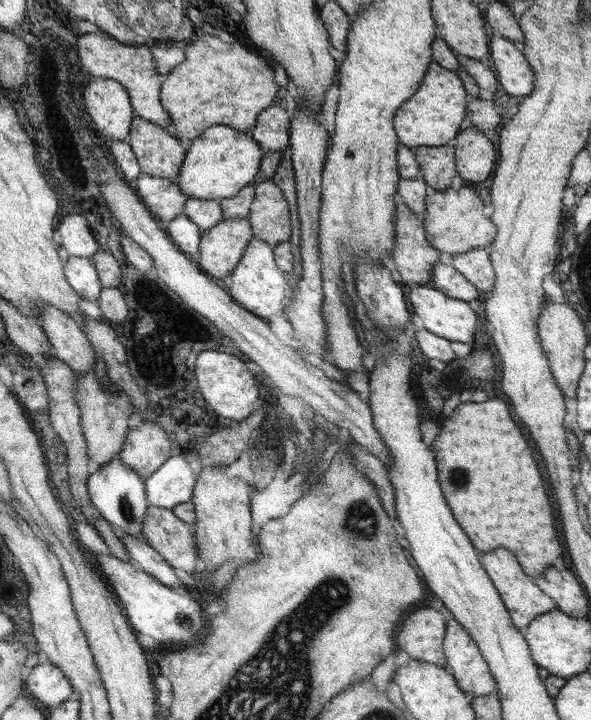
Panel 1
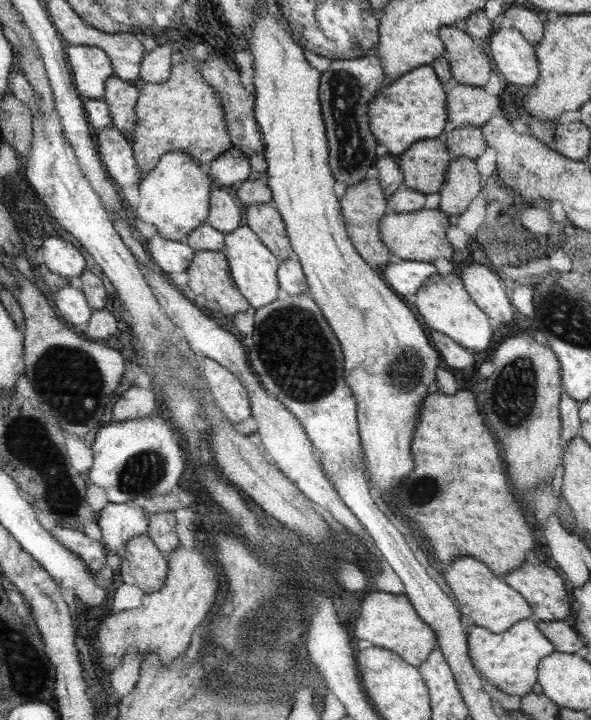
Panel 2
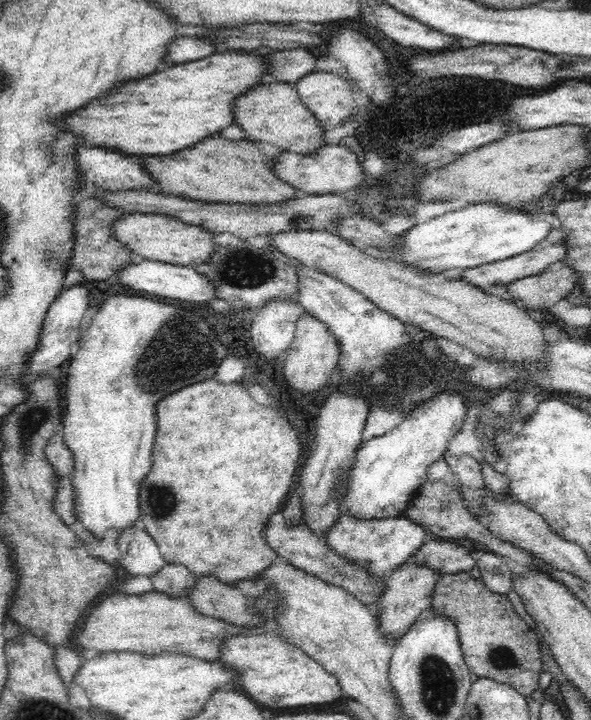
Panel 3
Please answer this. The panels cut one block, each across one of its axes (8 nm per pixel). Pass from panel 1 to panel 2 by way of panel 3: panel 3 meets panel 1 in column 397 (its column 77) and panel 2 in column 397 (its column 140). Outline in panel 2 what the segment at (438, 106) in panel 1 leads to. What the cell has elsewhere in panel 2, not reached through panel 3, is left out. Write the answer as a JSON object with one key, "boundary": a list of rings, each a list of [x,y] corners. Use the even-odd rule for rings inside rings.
{"boundary":[[[442,57],[431,65],[415,68],[378,90],[368,104],[370,132],[374,134],[376,143],[385,146],[388,154],[399,156],[419,141],[438,138],[444,132],[446,120],[449,120],[447,93],[442,84],[450,78],[452,73],[448,61]]]}

